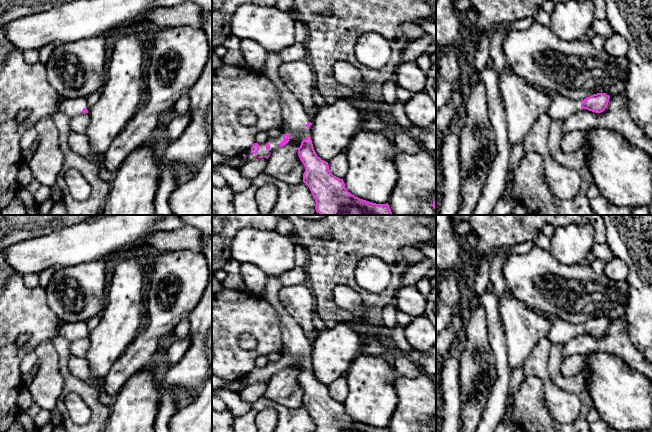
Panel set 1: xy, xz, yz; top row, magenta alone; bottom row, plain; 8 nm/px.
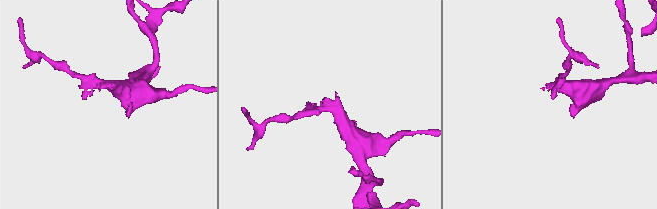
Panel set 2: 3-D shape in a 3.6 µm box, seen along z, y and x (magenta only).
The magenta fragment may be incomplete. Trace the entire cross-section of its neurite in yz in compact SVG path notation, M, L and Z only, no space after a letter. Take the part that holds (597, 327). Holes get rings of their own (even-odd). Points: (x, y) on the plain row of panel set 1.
M606 317L593 318L584 324L572 324L558 318L553 322L546 338L552 344L564 344L581 335L601 337L606 333L609 323L610 320Z

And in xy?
M86 322L66 323L59 329L59 335L70 342L88 337L90 330Z

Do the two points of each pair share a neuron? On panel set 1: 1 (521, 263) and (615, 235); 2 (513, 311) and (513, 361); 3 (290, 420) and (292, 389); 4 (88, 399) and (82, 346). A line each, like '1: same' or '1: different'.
1: different
2: same
3: different
4: different

